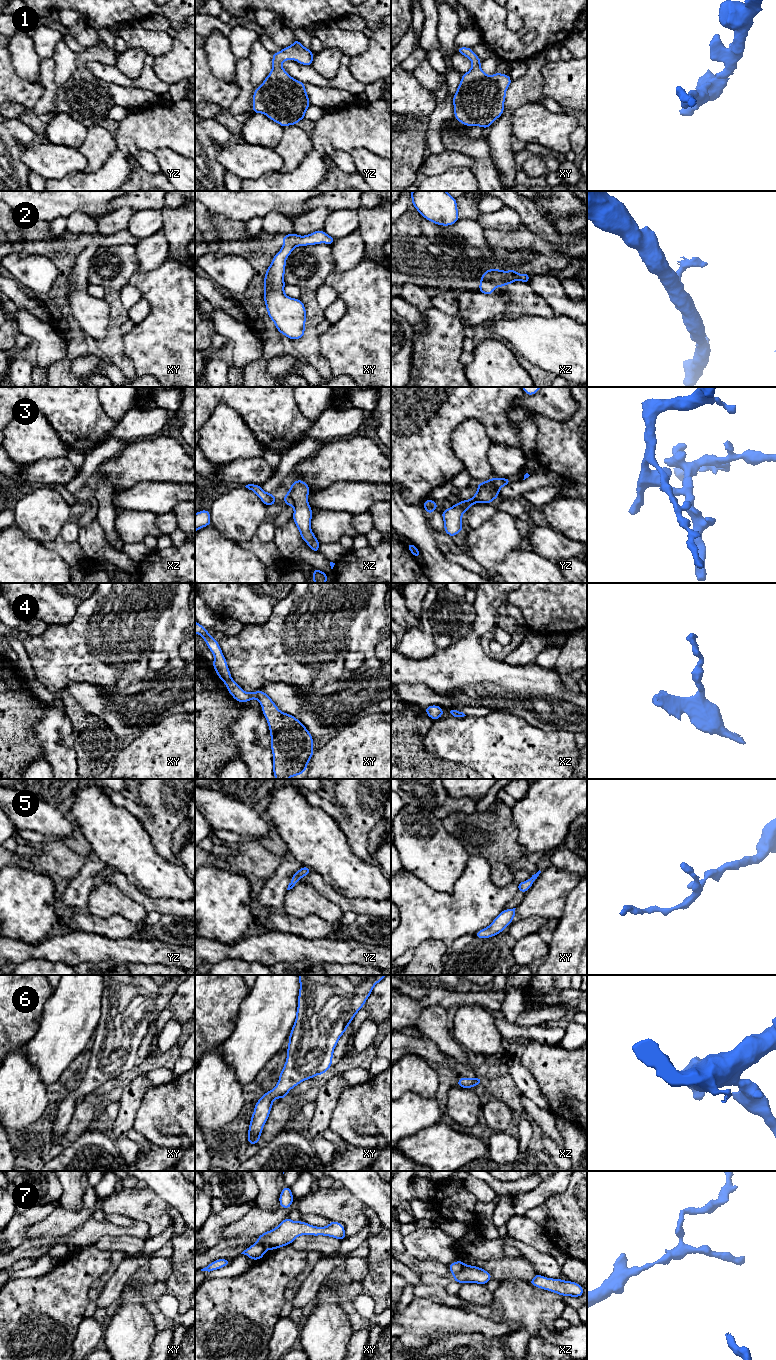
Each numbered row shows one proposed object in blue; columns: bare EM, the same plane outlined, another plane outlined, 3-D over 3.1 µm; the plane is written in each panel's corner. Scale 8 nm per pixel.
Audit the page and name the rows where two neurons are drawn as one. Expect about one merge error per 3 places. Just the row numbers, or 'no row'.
2, 3, 7

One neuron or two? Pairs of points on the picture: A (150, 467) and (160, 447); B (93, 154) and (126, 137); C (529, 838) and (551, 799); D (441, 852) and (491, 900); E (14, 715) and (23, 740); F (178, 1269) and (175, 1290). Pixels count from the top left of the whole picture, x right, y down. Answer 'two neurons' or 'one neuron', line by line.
A: one neuron
B: two neurons
C: one neuron
D: two neurons
E: one neuron
F: one neuron

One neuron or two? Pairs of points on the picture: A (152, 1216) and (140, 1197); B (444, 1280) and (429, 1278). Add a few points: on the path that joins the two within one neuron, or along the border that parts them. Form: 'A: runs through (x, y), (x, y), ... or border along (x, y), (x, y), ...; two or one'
A: runs through (147, 1211), (140, 1202); one
B: runs through (440, 1280), (433, 1279); one

